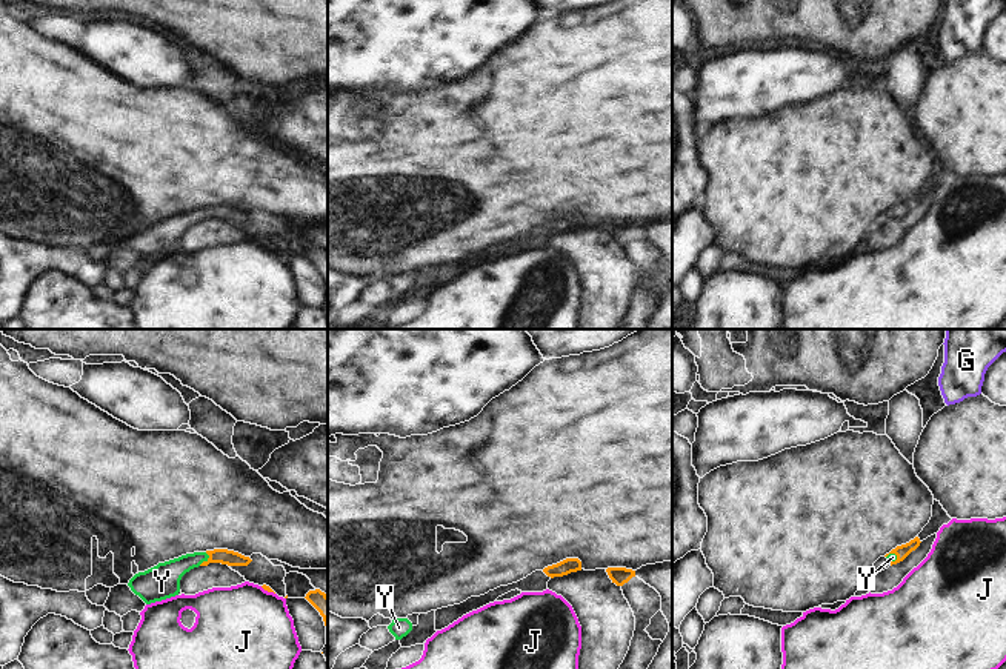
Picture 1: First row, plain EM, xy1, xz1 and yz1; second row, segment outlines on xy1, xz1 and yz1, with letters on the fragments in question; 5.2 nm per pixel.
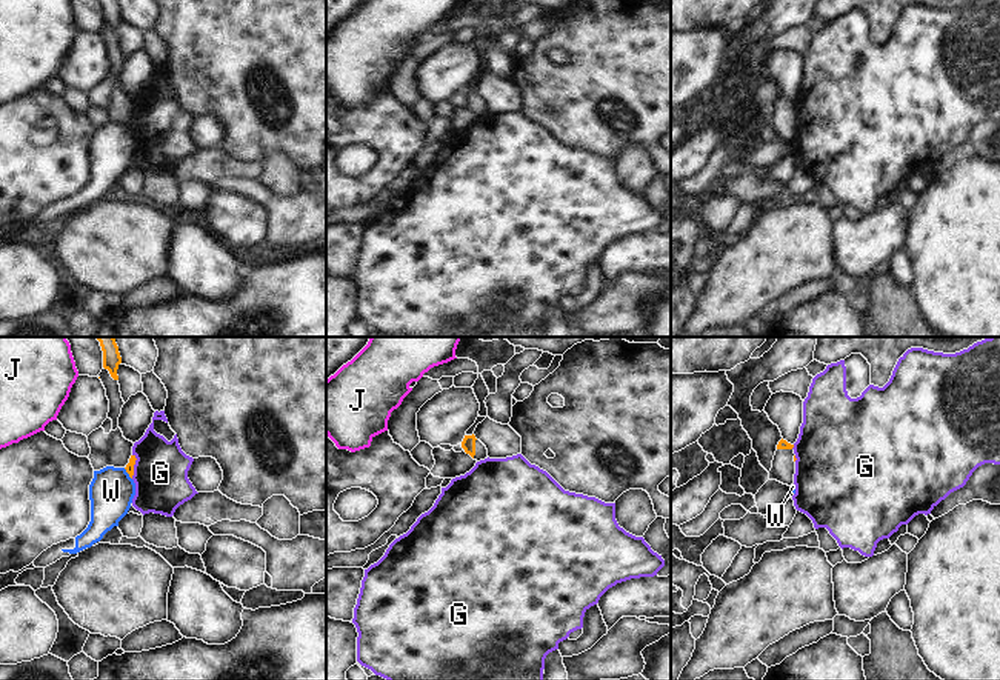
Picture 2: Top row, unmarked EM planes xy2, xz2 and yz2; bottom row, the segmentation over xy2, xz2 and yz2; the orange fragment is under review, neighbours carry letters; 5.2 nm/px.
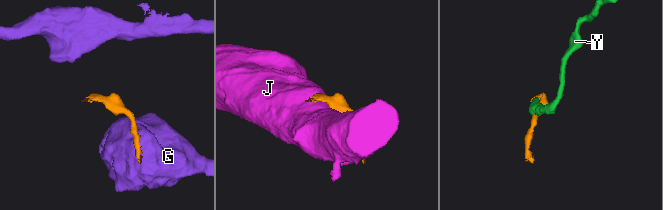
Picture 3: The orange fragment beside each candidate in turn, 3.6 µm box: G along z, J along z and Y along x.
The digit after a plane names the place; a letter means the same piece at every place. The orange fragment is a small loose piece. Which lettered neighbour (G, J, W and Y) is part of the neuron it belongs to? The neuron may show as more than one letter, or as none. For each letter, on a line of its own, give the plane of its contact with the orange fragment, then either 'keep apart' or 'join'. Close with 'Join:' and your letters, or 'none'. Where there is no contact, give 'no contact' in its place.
G: xy2 | keep apart
J: xy1 | keep apart
W: xy2 | keep apart
Y: xy1 | join
Join: Y

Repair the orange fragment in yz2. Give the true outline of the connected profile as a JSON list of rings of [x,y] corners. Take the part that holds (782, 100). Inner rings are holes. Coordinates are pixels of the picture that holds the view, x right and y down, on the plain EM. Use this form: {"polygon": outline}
{"polygon": [[[780,95],[777,100],[777,106],[772,115],[772,123],[769,126],[769,135],[777,135],[783,140],[794,140],[794,129],[795,129],[795,109],[794,100],[788,98],[786,95]]]}

